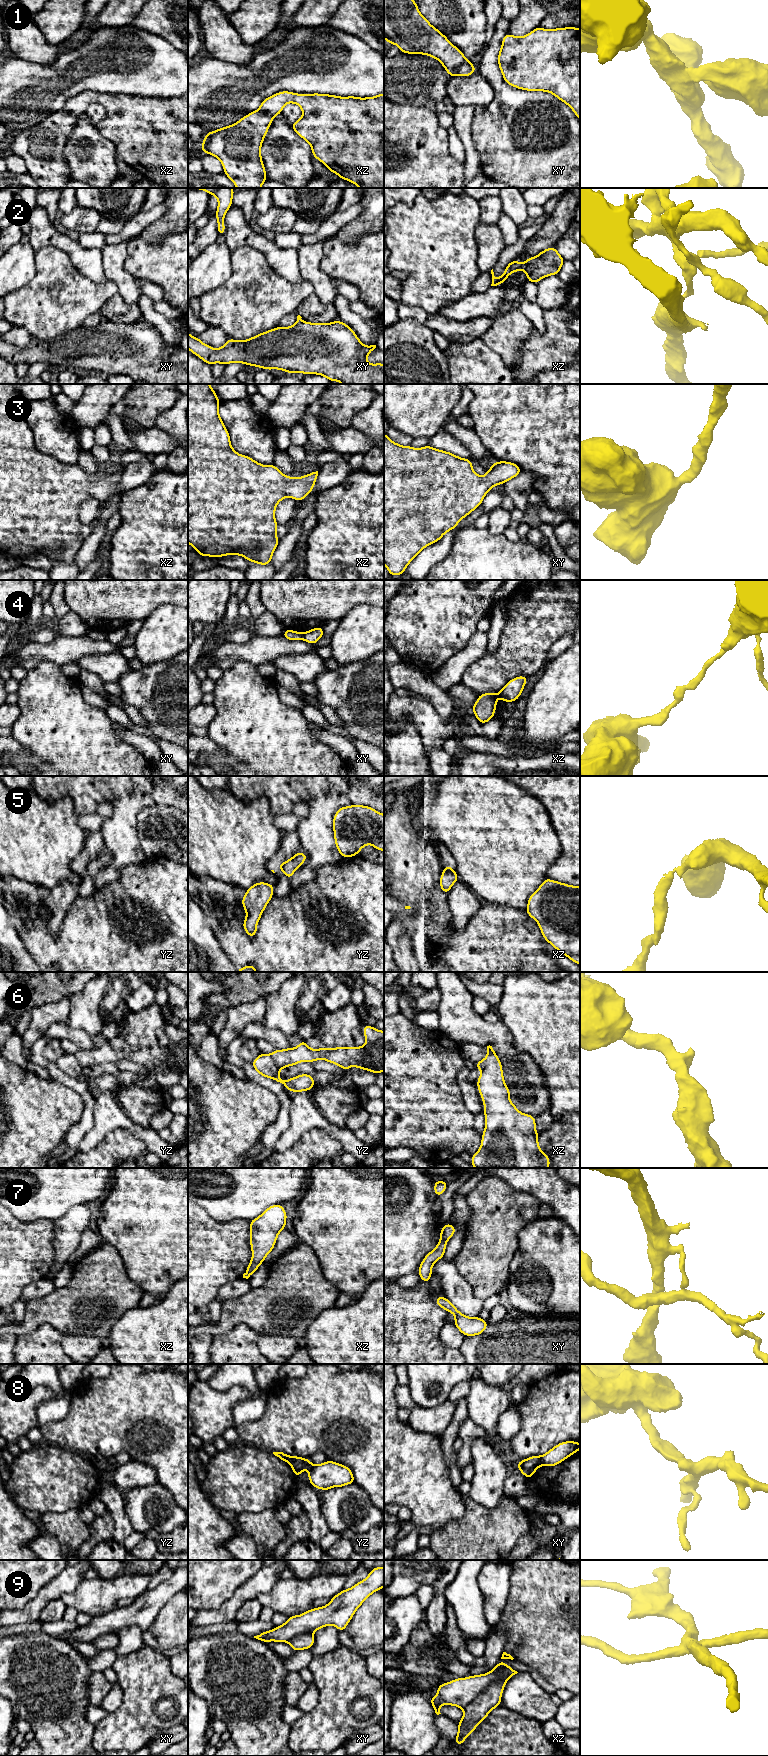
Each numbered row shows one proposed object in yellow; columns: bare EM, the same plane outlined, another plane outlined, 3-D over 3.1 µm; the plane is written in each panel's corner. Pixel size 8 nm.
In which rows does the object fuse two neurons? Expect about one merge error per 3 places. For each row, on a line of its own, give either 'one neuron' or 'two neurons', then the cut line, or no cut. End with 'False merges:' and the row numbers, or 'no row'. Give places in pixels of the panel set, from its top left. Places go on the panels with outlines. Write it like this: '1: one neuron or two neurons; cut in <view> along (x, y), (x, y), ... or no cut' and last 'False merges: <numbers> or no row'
1: one neuron; no cut
2: two neurons; cut in xz along (492, 282), (497, 284)
3: one neuron; no cut
4: two neurons; cut in xy along (302, 634), (303, 638)
5: two neurons; cut in xz along (445, 869), (452, 870)
6: one neuron; no cut
7: two neurons; cut in xy along (441, 1238), (445, 1241)
8: two neurons; cut in xy along (540, 1457), (543, 1464)
9: two neurons; cut in xz along (508, 1675), (501, 1674), (462, 1708)
False merges: 2, 4, 5, 7, 8, 9

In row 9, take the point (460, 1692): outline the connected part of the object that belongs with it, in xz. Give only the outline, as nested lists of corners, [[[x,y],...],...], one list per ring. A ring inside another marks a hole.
[[[512,1668],[509,1671],[492,1669],[486,1674],[471,1675],[466,1678],[459,1677],[438,1686],[437,1695],[430,1697],[430,1702],[437,1715],[441,1714],[440,1707],[443,1704],[463,1709],[491,1686],[501,1674],[507,1674],[510,1678],[517,1673]]]

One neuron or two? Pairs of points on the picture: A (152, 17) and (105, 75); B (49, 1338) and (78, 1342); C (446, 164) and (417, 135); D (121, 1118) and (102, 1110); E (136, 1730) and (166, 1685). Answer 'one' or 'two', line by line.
A: two
B: two
C: one
D: one
E: one

